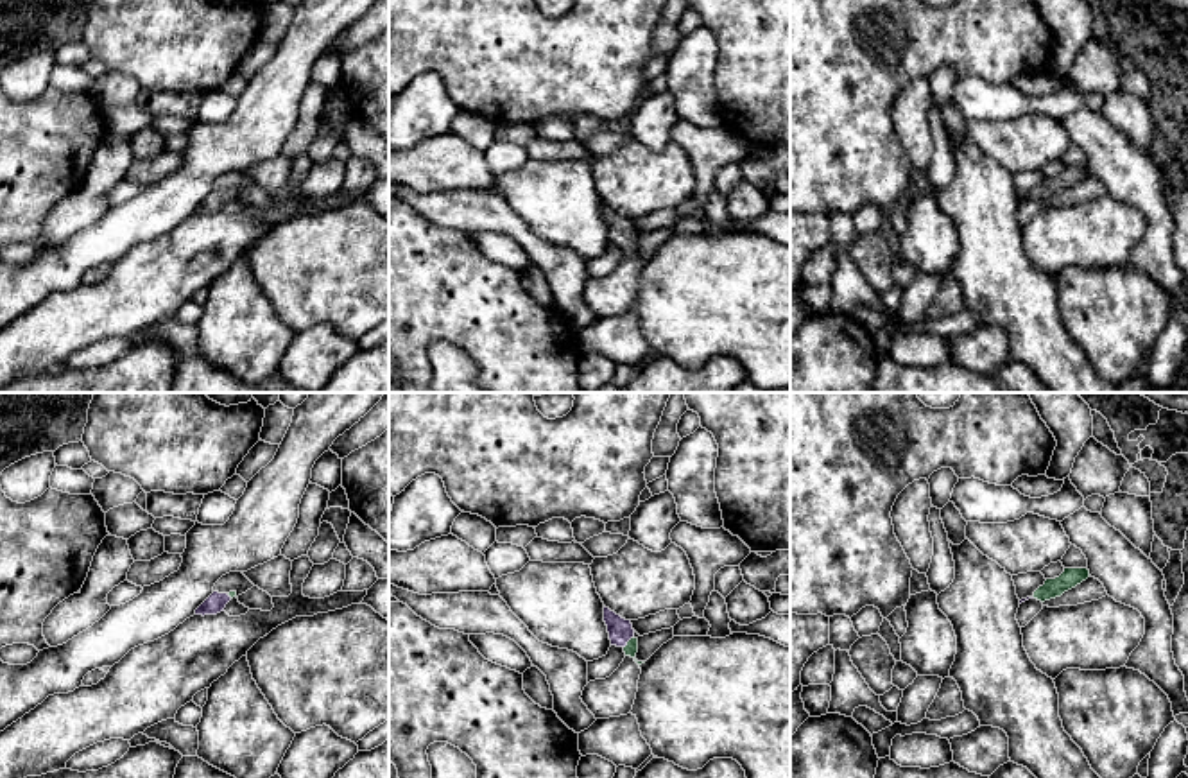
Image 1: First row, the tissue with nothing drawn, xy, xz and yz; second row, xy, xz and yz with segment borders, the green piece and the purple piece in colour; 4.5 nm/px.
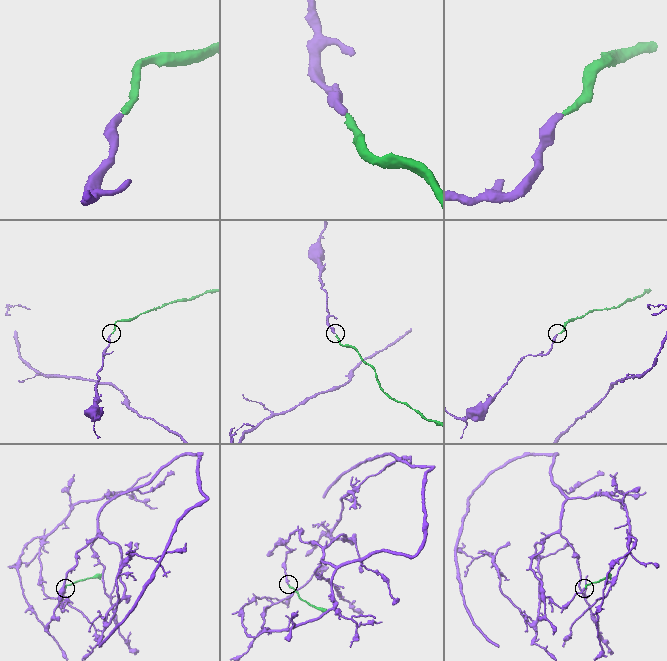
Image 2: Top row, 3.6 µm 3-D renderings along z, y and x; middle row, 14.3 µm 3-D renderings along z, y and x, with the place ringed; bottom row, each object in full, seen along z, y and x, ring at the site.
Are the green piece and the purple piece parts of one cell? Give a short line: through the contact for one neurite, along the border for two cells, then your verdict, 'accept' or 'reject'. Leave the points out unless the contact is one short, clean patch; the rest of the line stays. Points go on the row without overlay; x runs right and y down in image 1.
xz (631, 246), (628, 241), (620, 230) | accept

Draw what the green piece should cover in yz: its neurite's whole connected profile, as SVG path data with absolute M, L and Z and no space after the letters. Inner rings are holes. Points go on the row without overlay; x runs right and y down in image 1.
M1064 167L1064 170L1055 177L1046 177L1043 185L1034 190L1034 197L1045 201L1061 195L1064 190L1075 186L1089 176L1088 167Z

